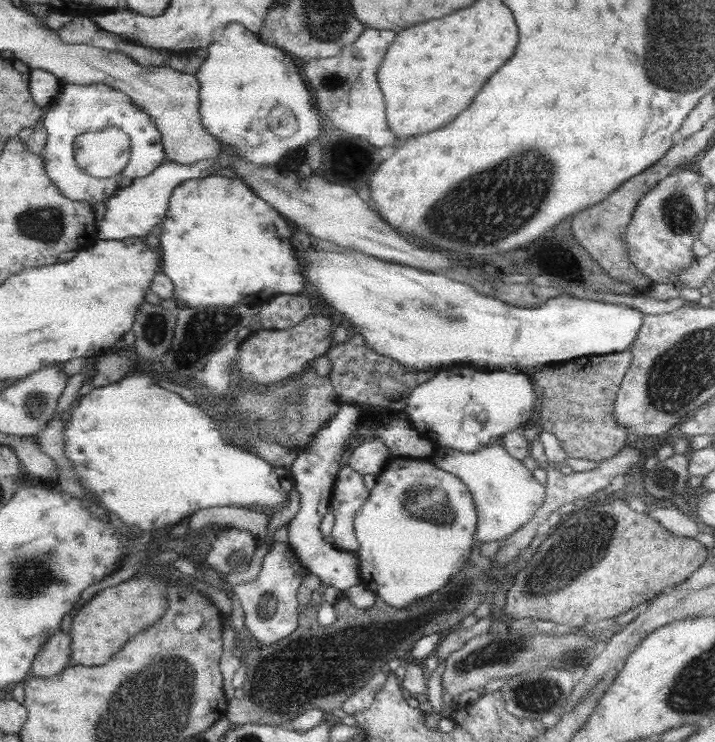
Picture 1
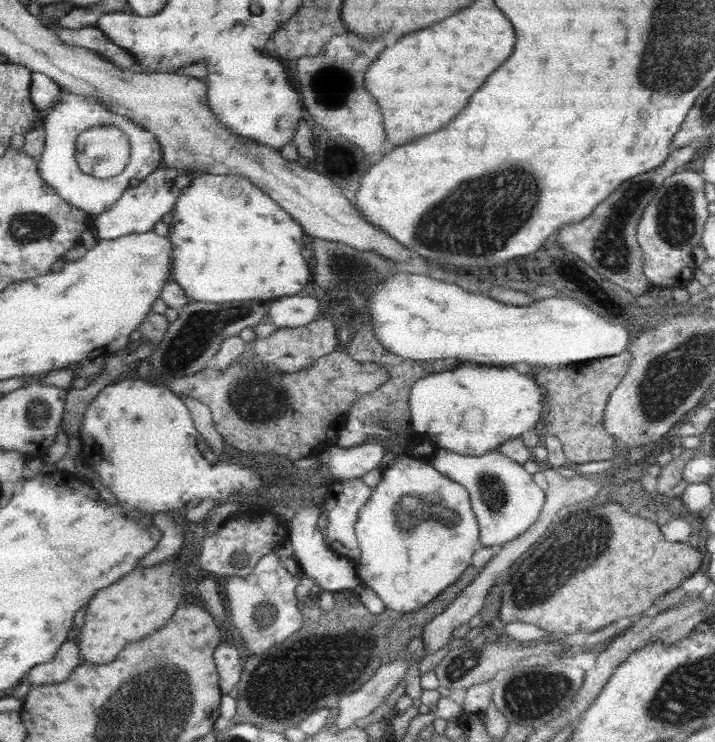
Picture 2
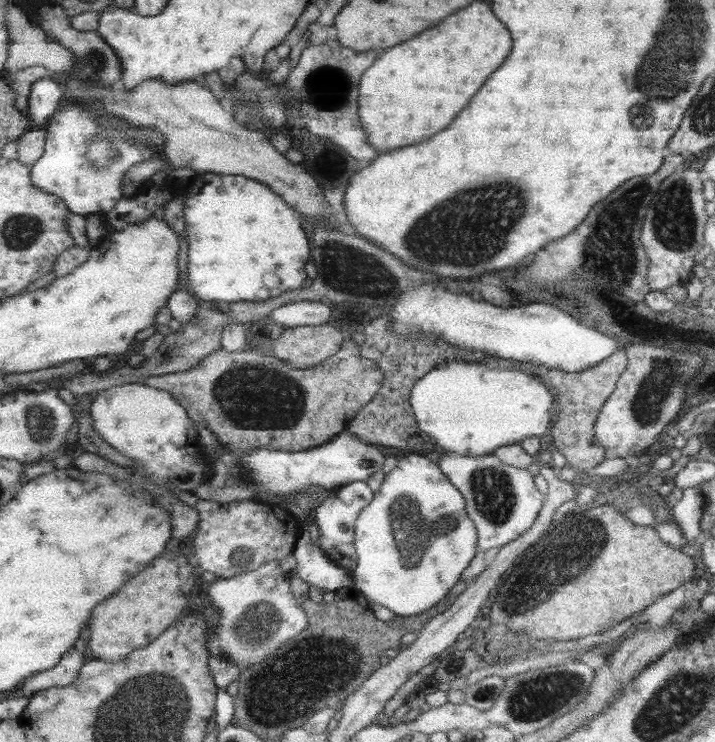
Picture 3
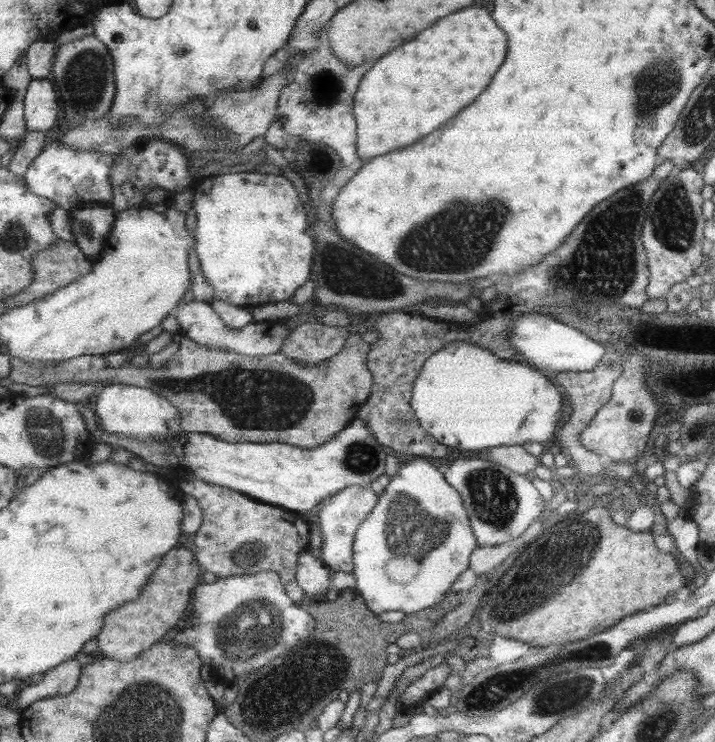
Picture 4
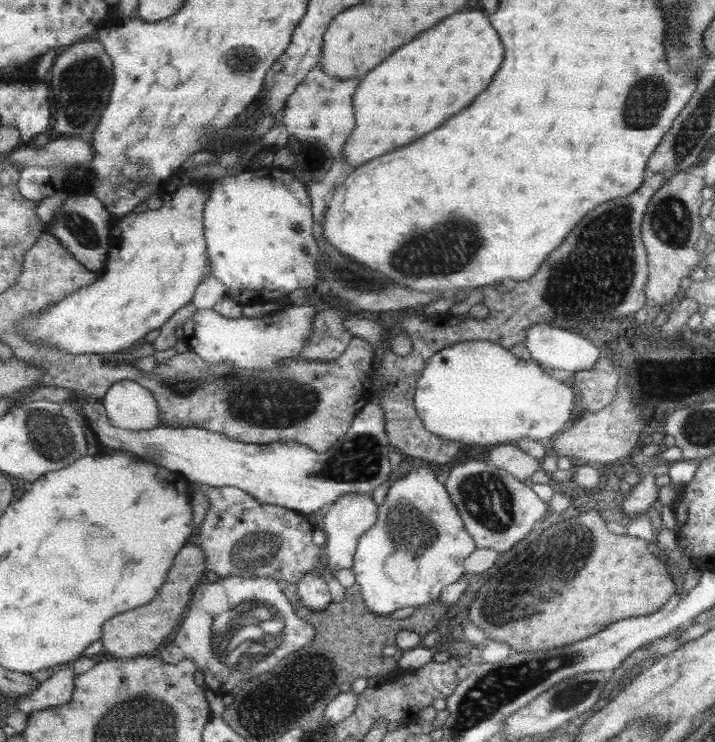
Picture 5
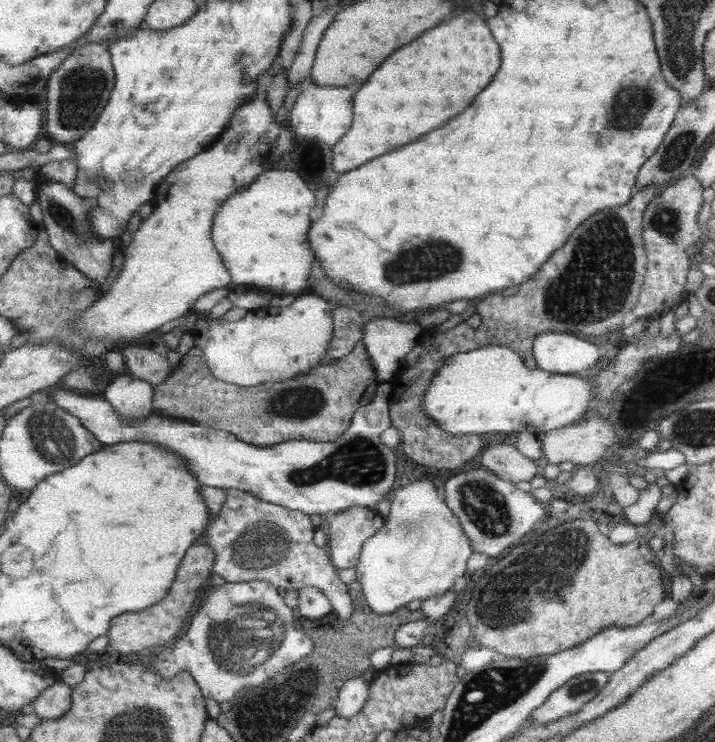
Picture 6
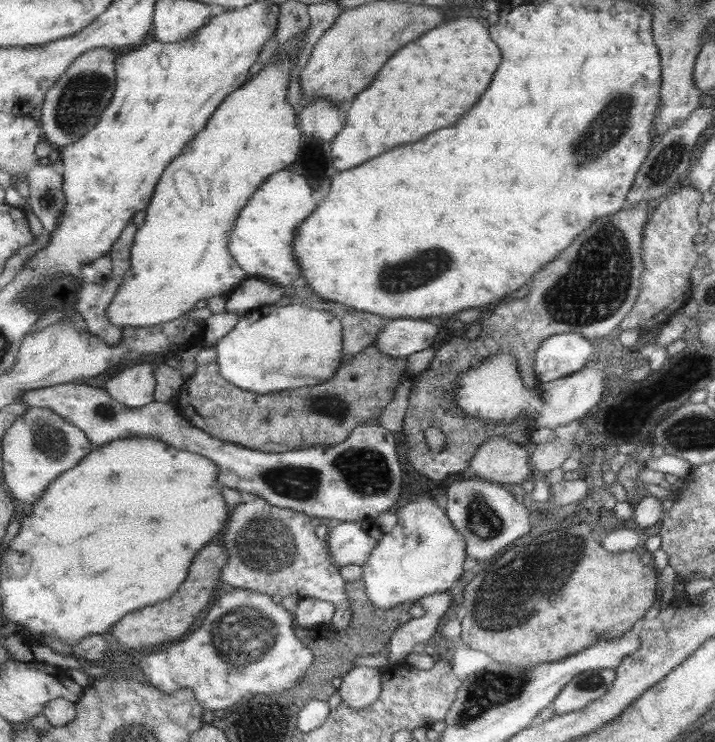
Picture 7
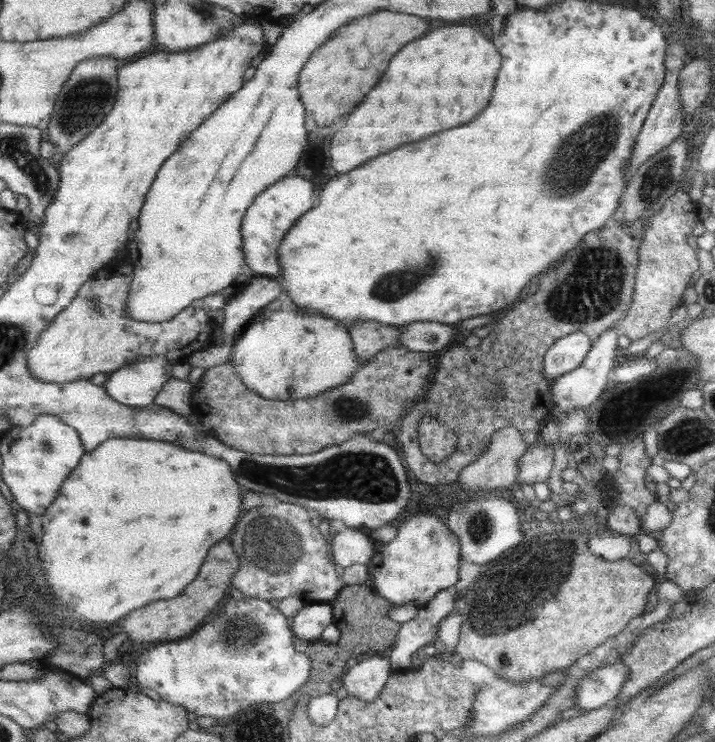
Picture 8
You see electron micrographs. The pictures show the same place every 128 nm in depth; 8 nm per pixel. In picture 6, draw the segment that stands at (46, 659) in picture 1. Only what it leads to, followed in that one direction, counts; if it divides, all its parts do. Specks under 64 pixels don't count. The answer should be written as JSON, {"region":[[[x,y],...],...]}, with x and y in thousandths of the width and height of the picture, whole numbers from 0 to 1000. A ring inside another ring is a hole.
{"region":[[[78,915],[77,920],[62,929],[48,945],[45,957],[57,970],[73,970],[87,966],[101,949],[102,926]]]}

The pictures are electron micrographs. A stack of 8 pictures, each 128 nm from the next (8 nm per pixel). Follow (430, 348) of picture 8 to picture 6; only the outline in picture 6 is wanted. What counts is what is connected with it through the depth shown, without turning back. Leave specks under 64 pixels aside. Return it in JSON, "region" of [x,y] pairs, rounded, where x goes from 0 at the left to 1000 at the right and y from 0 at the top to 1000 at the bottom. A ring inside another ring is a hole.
{"region":[[[534,427],[517,430],[506,441],[506,461],[517,480],[526,512],[529,515],[548,515],[568,489],[568,477],[586,464],[586,451],[590,450],[590,439],[585,435],[562,434],[551,427]]]}

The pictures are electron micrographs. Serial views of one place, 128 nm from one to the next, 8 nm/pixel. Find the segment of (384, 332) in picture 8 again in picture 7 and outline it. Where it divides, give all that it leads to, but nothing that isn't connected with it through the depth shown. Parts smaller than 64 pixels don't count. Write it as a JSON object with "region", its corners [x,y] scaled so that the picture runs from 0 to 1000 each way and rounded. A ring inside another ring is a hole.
{"region":[[[488,418],[476,429],[478,437],[478,477],[501,478],[523,465],[531,441],[541,430],[502,418]]]}

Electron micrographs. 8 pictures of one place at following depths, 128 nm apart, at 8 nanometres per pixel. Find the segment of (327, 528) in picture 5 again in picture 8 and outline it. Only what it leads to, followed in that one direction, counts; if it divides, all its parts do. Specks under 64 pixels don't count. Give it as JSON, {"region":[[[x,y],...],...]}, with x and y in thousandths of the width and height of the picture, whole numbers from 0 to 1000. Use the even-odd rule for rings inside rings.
{"region":[[[484,710],[462,722],[463,747],[473,765],[513,761],[530,735],[503,712]]]}

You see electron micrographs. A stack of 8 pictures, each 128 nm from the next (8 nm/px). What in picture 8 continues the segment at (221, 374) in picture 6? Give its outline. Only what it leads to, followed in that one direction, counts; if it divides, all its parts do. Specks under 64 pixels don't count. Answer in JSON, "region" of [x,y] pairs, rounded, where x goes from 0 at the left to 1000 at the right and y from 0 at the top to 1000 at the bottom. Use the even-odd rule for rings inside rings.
{"region":[[[397,412],[392,418],[364,418],[344,438],[344,443],[324,462],[322,487],[333,509],[364,534],[386,539],[417,539],[439,535],[473,519],[481,519],[505,491],[495,474],[495,464],[484,437],[448,422],[434,422],[414,412]]]}

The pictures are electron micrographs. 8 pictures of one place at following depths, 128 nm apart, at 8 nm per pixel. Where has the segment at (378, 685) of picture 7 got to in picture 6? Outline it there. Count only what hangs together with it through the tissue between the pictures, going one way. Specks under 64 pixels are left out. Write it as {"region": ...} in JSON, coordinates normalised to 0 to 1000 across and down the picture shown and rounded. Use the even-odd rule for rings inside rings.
{"region":[[[506,911],[484,915],[466,951],[470,964],[492,968],[501,962],[515,942],[515,931],[517,931],[517,918],[508,916]]]}

